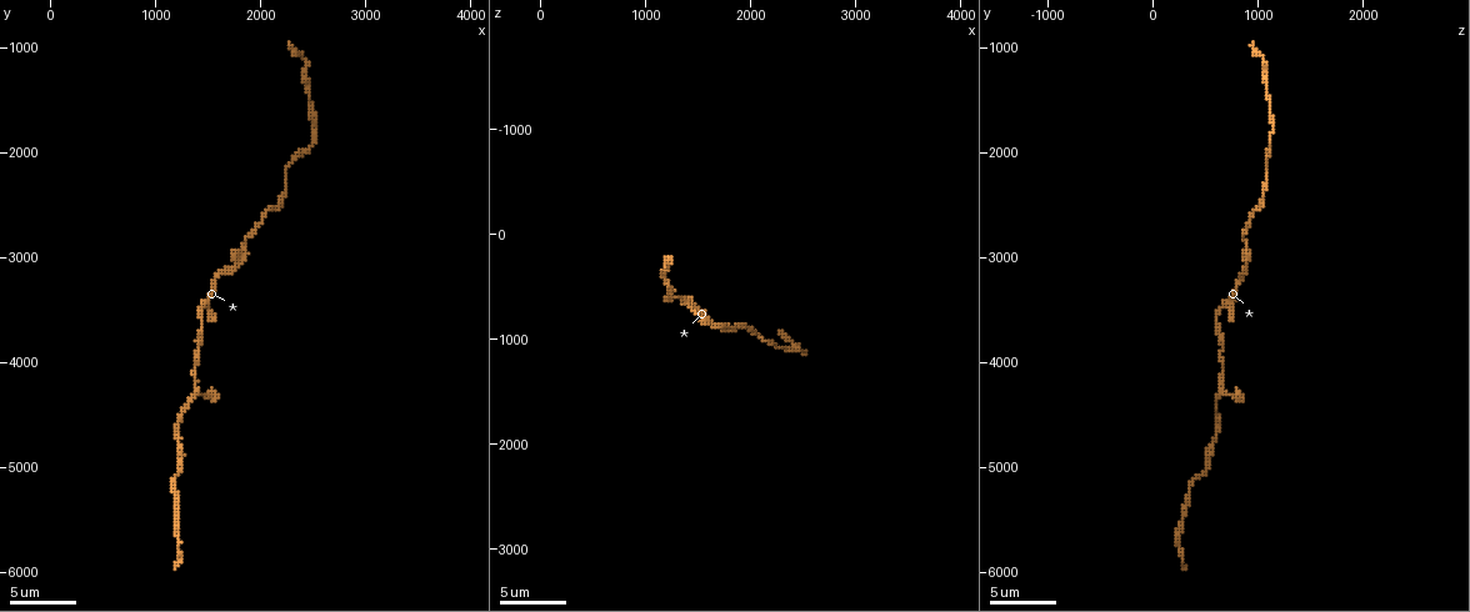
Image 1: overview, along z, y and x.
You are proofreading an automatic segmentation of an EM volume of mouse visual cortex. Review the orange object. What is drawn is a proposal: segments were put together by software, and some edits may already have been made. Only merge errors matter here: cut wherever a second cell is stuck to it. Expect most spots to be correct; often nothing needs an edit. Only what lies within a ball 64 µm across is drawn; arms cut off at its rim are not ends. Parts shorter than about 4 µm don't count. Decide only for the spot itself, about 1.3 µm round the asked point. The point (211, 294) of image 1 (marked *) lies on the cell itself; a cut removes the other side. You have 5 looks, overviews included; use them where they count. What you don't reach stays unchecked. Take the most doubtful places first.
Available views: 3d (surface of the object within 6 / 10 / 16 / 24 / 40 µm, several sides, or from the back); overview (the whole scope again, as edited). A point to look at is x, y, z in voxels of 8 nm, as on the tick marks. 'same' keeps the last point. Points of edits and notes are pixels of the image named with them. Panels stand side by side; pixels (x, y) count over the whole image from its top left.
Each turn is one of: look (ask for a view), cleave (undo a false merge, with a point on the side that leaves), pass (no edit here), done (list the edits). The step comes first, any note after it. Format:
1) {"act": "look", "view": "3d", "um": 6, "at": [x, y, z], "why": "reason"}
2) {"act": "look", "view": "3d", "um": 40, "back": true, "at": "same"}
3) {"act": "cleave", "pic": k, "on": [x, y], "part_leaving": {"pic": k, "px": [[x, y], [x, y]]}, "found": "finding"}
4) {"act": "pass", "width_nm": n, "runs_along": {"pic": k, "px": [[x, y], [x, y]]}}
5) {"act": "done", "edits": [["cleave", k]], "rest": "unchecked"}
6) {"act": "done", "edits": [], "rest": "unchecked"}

{"act": "look", "view": "3d", "um": 16, "at": [2500, 1860, 1100], "why": "a narrow waist"}

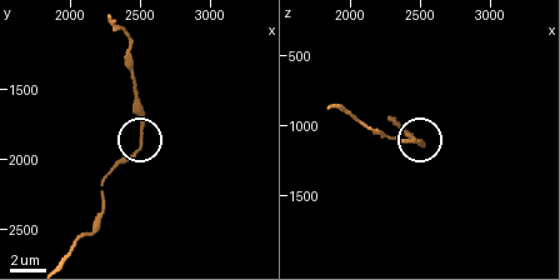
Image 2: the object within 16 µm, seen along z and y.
{"act": "look", "view": "3d", "um": 6, "at": [2500, 1860, 1100]}

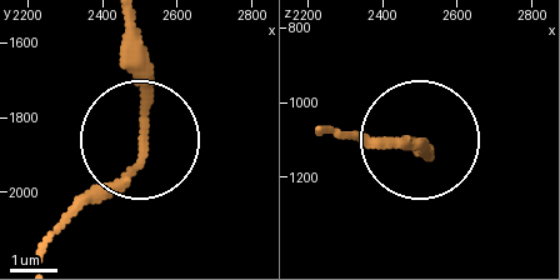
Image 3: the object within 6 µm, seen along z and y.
{"act": "pass", "width_nm": 160, "found": "one cell here"}

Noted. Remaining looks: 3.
{"act": "look", "view": "3d", "um": 16, "at": [1380, 3900, 680], "why": "sudden change in width"}

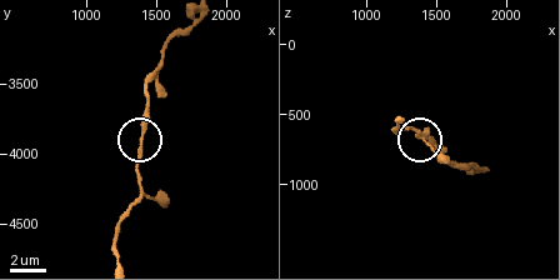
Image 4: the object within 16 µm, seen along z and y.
{"act": "look", "view": "3d", "um": 6, "at": "same"}

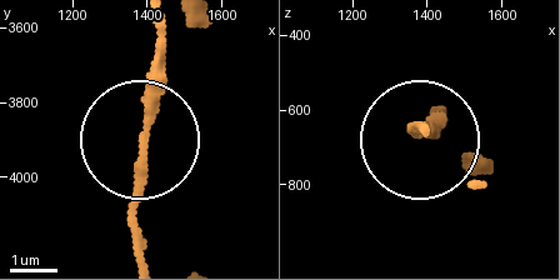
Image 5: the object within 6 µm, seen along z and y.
{"act": "pass", "width_nm": 180, "runs_along": {"pic": 5, "px": [[161, 30], [138, 149], [138, 256]]}, "found": "all the same cell"}

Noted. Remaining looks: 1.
{"act": "look", "view": "3d", "um": 6, "at": [2020, 2620, 960], "why": "narrows sharply"}

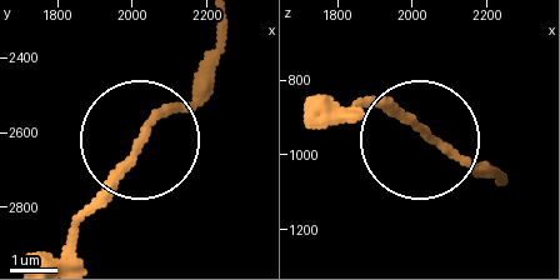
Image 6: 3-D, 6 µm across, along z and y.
{"act": "pass", "runs_along": {"pic": 6, "px": [[334, 113], [361, 100], [394, 109], [496, 169]]}, "found": "one cell here"}

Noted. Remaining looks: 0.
{"act": "done", "edits": [], "rest": "unchecked"}

